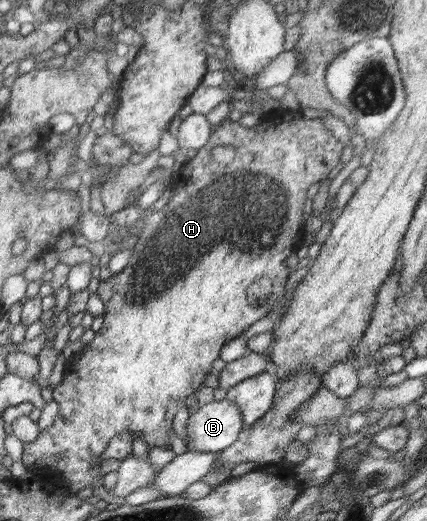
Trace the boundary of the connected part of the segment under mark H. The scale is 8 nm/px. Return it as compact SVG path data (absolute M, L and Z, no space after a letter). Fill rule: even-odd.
M299 111L278 112L272 118L261 121L251 128L244 127L238 121L232 121L230 118L224 119L215 126L210 140L206 144L206 148L216 146L234 146L236 157L228 165L222 166L214 161L204 164L204 158L200 158L200 154L198 154L194 160L188 160L187 164L176 173L175 181L169 186L176 192L169 199L167 205L158 210L144 210L140 218L143 227L137 234L138 241L132 249L127 266L119 273L104 277L104 281L100 283L96 292L105 305L102 328L95 332L91 343L84 345L80 358L74 358L70 361L70 364L66 366L66 372L63 372L62 381L53 389L53 400L60 405L58 418L50 428L41 430L33 441L23 443L24 451L21 461L27 470L49 474L70 492L87 492L96 486L97 479L102 478L102 472L100 472L100 463L95 465L95 458L98 458L106 450L110 438L114 438L120 432L132 432L133 436L143 438L143 441L147 442L150 448L170 447L168 430L172 427L174 415L180 408L191 404L189 399L198 388L203 386L206 376L210 374L212 362L216 358L220 358L221 348L229 340L238 341L238 337L251 324L258 322L260 318L264 318L270 311L274 310L284 297L287 277L291 272L284 262L294 251L303 253L305 247L304 239L307 235L302 225L302 211L304 202L308 198L308 188L316 182L325 180L330 171L338 166L342 152L344 152L344 145L324 128L321 119L304 118ZM57 454L61 454L61 457L57 461L53 461Z

